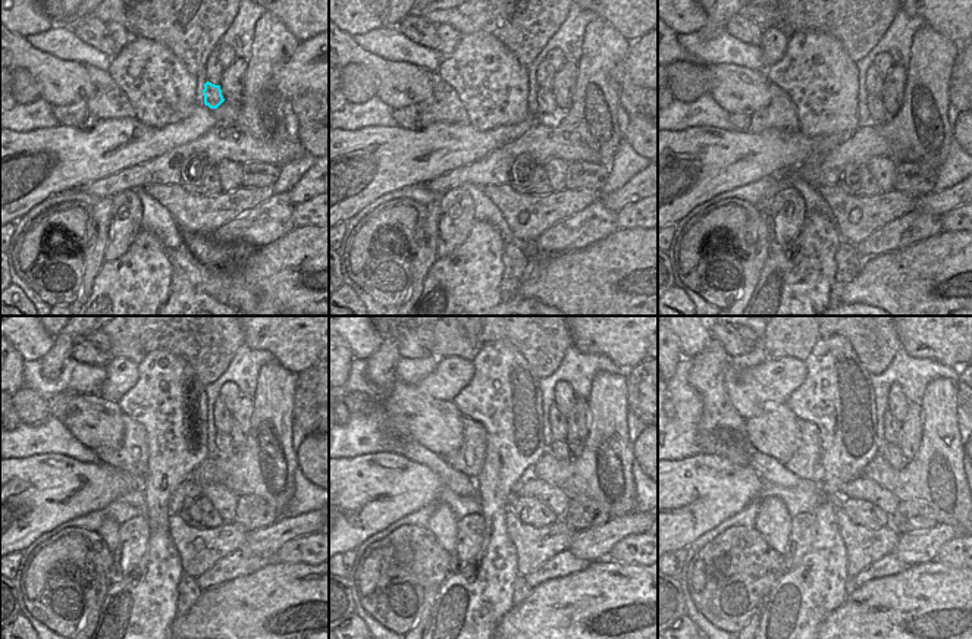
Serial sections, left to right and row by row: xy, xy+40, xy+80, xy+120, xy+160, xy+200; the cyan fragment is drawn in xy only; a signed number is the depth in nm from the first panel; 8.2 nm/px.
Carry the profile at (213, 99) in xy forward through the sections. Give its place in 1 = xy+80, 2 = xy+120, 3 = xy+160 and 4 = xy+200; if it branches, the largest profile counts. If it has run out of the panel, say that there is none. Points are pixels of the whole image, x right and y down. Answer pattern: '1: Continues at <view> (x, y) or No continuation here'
1: Continues at xy+80 (875, 107)
2: Continues at xy+120 (223, 444)
3: Continues at xy+160 (560, 450)
4: Continues at xy+200 (891, 453)

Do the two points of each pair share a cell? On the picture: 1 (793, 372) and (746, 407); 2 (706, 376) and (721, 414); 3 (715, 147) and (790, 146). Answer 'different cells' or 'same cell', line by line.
1: same cell
2: same cell
3: same cell

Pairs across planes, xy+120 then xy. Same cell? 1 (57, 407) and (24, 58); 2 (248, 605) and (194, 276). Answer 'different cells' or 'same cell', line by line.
1: different cells
2: different cells

